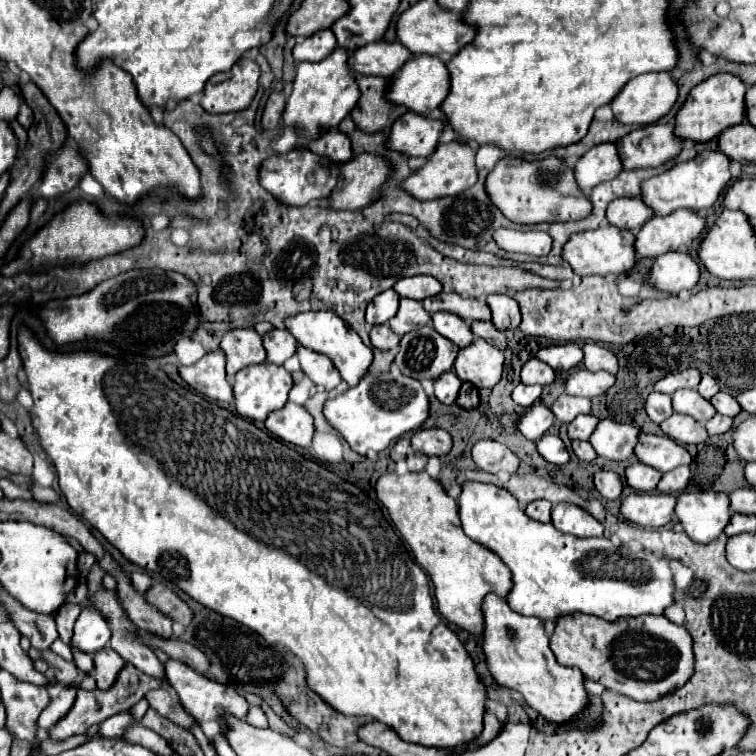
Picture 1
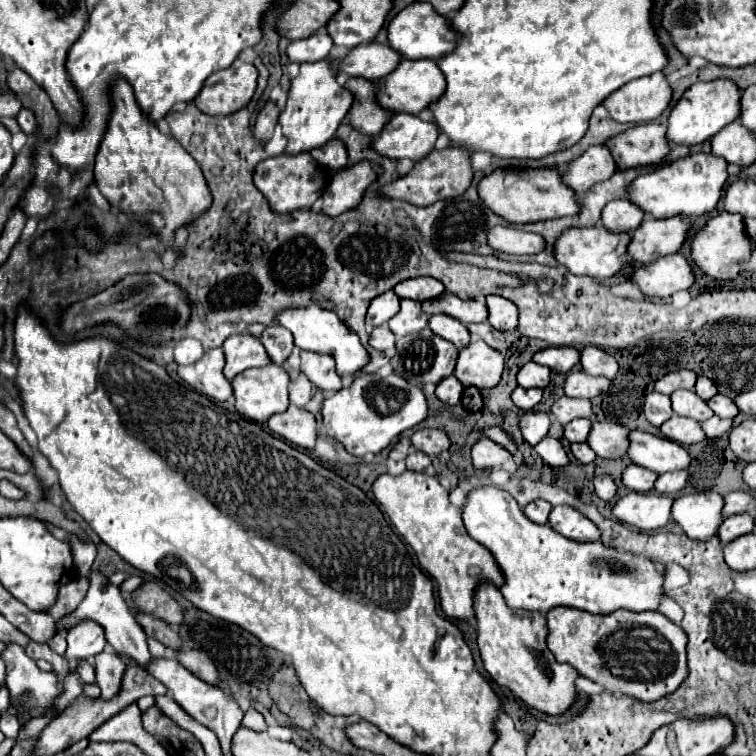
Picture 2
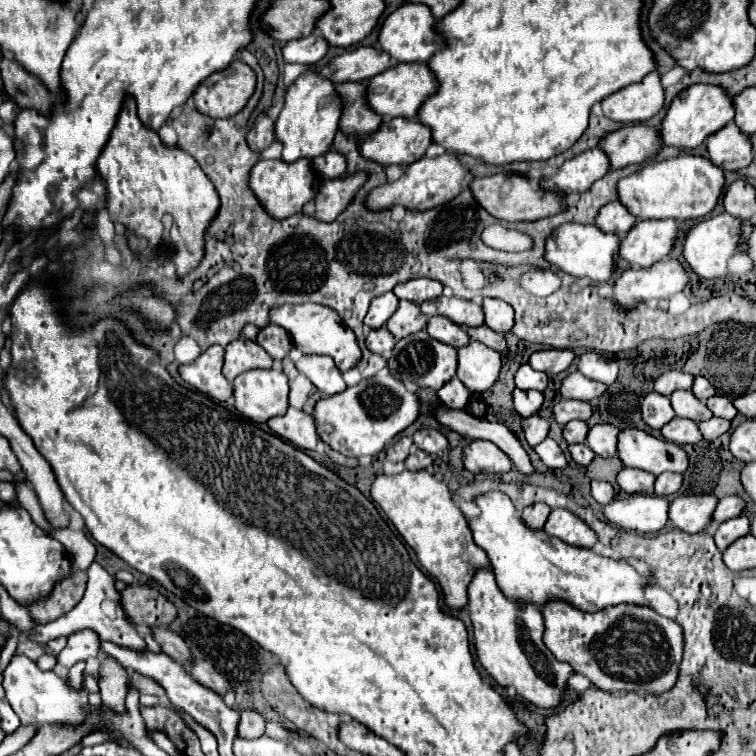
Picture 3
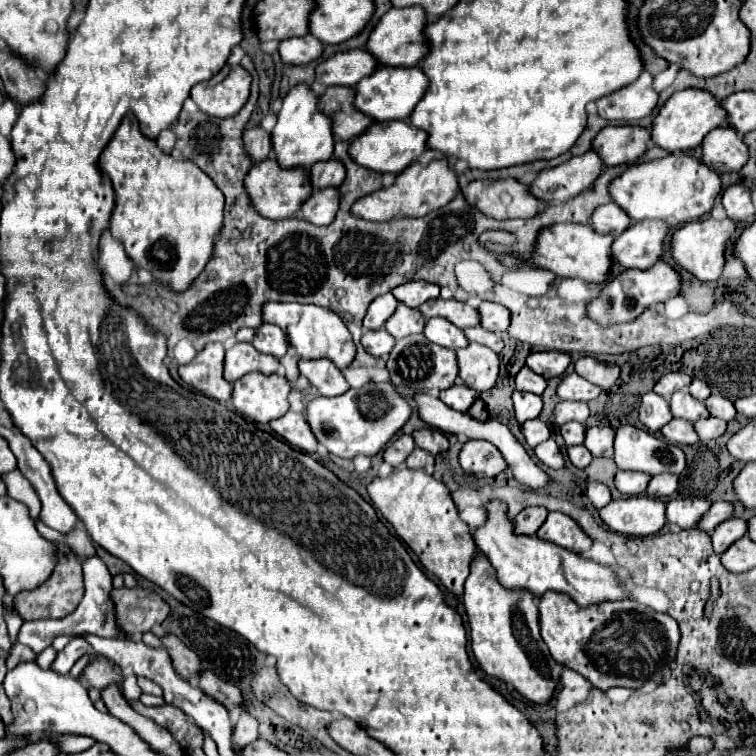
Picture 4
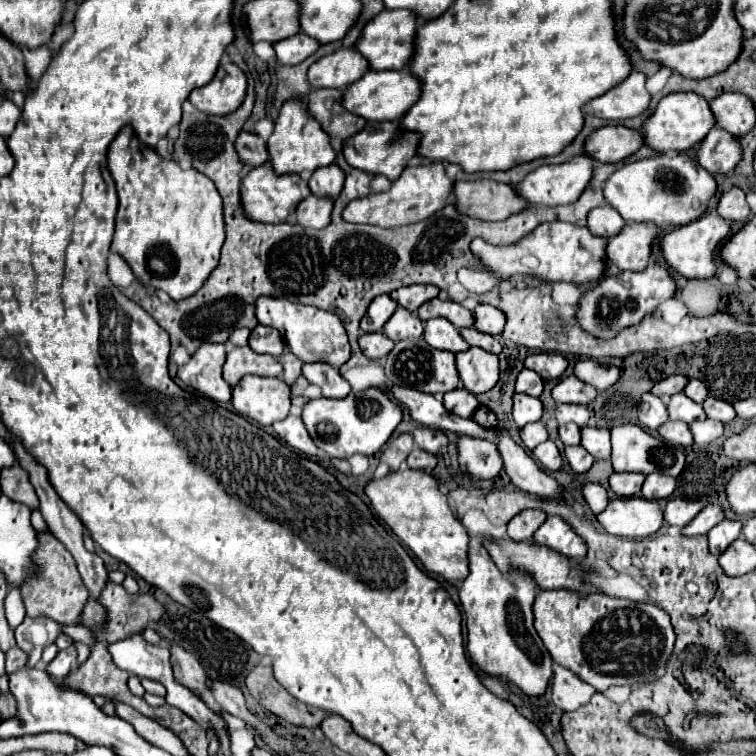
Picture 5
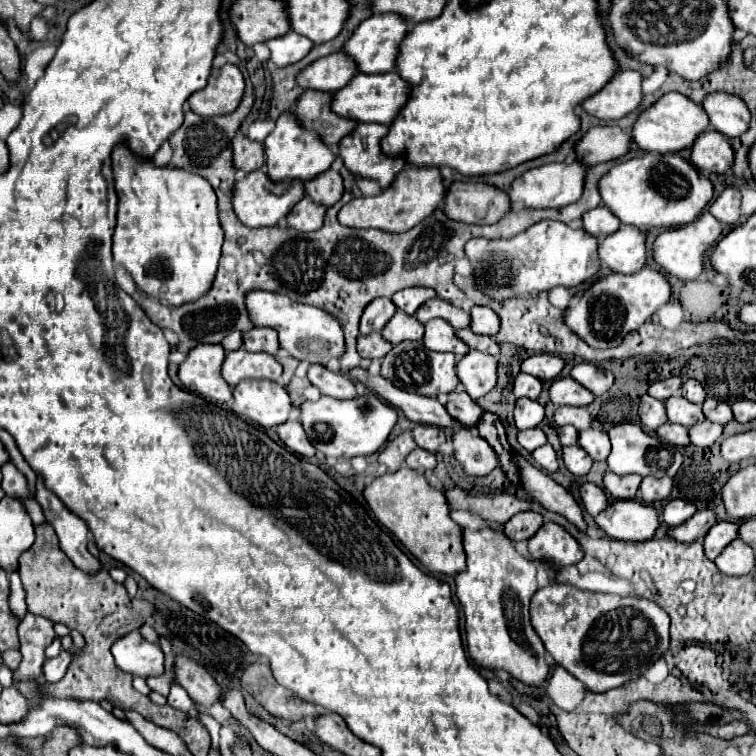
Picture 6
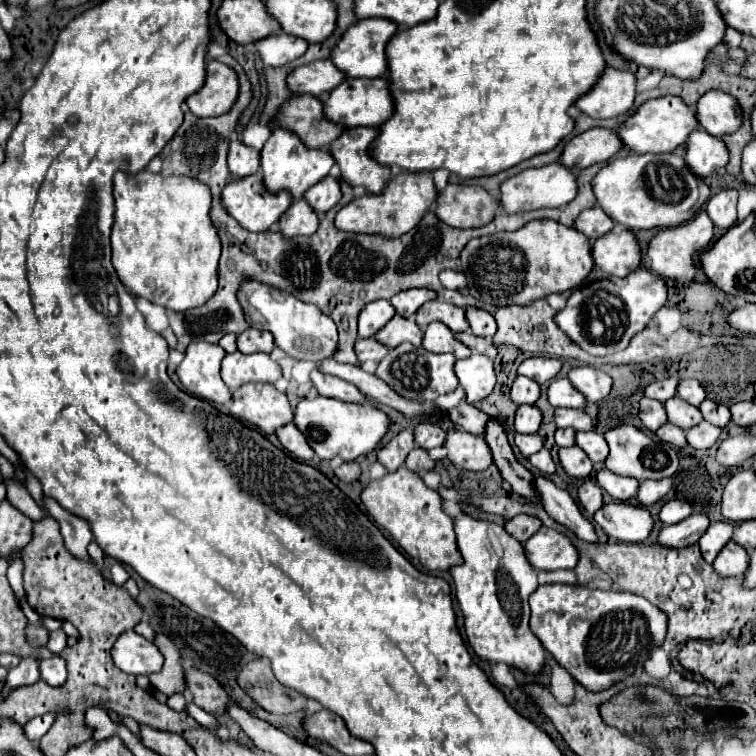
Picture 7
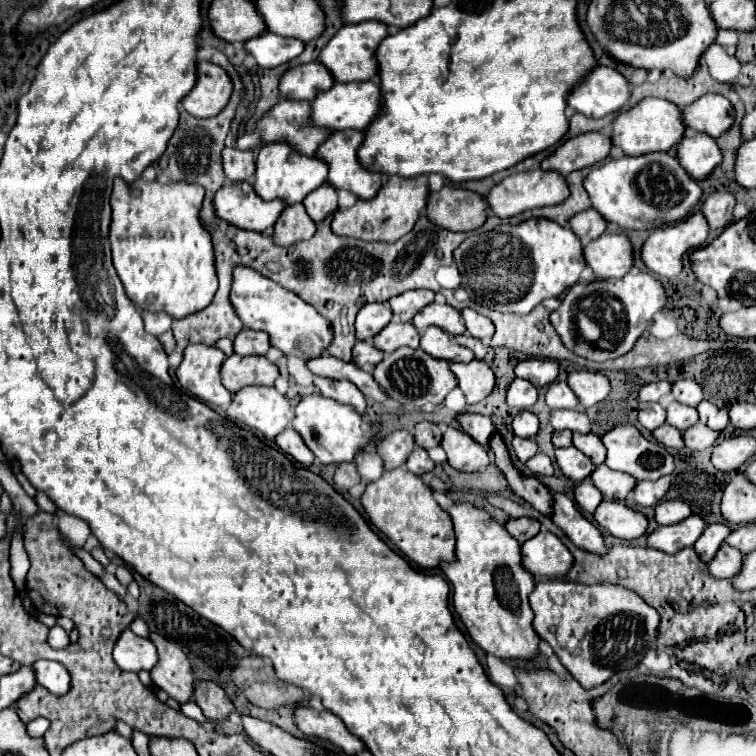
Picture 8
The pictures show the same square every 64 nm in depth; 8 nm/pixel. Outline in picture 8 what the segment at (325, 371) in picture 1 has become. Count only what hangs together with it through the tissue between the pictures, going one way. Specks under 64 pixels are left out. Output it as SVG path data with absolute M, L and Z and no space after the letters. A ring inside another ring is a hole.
M314 376L314 384L318 386L322 396L334 398L336 402L342 402L342 404L350 404L364 414L366 398L360 394L360 390L356 390L356 386L352 386L352 382L344 382L344 380L336 382L336 380Z

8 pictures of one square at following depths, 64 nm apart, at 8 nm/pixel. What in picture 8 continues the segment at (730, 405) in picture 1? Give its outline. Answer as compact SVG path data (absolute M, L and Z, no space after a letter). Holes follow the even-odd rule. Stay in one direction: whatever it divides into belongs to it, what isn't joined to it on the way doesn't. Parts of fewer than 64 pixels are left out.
M702 400L698 404L698 414L700 414L700 422L704 422L706 426L710 426L712 430L718 430L718 432L722 432L730 420L726 408L718 408L716 404L712 404L708 400Z

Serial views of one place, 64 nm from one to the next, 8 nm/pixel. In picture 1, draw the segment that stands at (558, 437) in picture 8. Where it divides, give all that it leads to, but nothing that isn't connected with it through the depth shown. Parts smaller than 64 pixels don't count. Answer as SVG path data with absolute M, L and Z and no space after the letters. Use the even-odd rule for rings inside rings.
M580 414L578 418L574 418L568 424L568 436L570 440L588 440L592 436L592 432L596 430L600 418L596 418L594 414Z

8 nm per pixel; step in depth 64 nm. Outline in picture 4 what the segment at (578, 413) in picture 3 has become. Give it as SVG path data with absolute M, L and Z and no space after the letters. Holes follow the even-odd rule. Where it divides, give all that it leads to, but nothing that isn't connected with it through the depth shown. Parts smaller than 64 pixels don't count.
M558 402L556 408L554 408L554 420L562 426L570 420L576 420L576 422L586 422L588 418L588 404L586 402Z

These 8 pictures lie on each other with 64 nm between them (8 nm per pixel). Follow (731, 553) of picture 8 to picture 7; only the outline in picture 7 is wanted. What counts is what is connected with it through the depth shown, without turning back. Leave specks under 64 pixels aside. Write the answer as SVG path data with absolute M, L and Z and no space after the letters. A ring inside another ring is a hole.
M730 540L712 562L720 576L744 576L748 564L750 564L748 550L744 550L744 546L736 544L734 540Z

